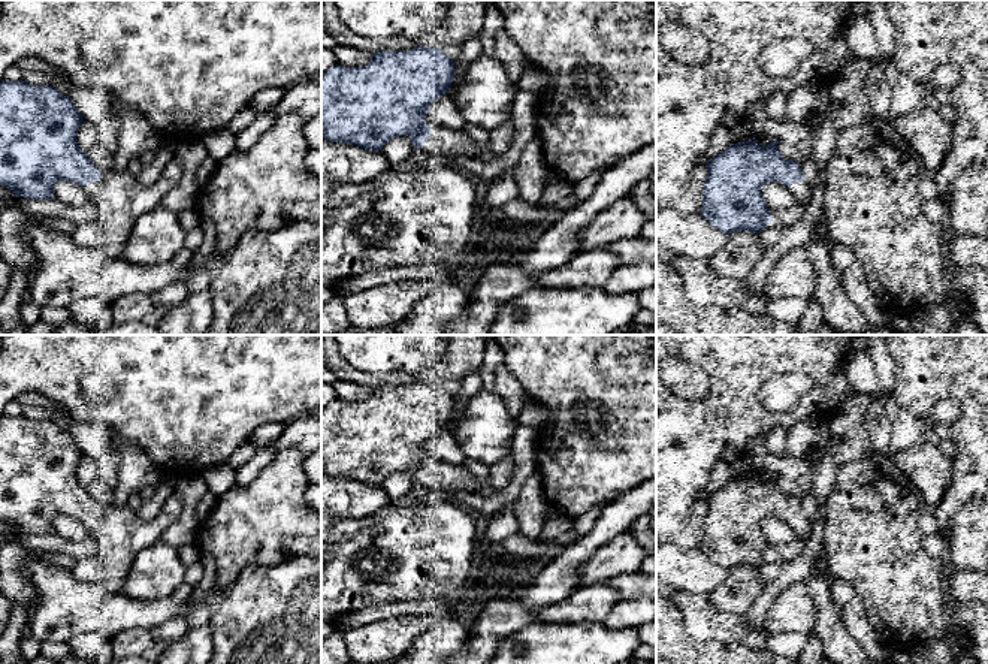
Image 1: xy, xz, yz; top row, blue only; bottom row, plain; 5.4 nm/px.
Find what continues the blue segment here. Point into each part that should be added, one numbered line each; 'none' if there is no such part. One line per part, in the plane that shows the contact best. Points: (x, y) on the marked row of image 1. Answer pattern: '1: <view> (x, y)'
1: xy (120, 199)

